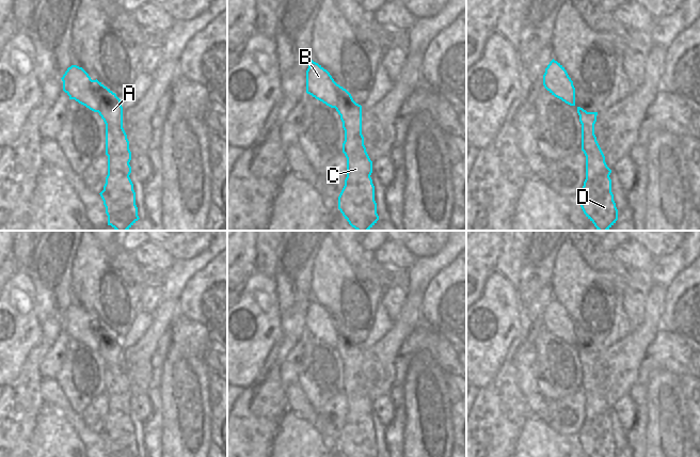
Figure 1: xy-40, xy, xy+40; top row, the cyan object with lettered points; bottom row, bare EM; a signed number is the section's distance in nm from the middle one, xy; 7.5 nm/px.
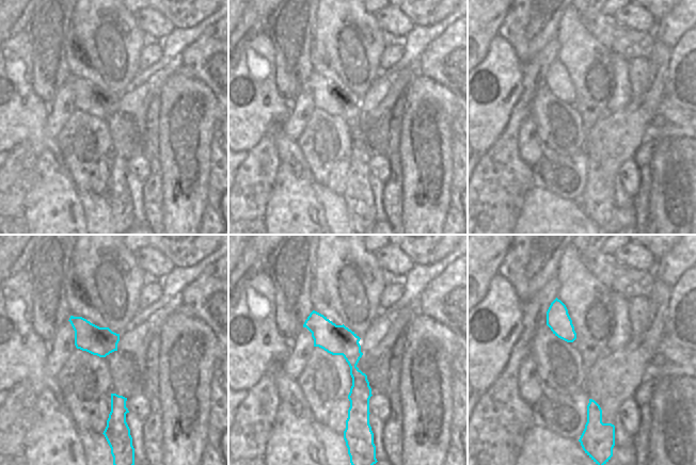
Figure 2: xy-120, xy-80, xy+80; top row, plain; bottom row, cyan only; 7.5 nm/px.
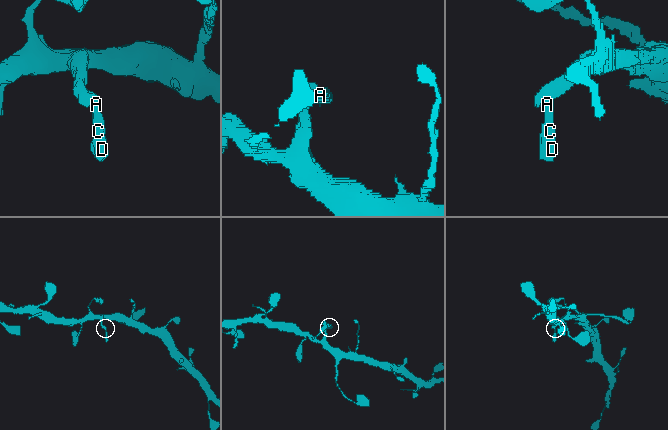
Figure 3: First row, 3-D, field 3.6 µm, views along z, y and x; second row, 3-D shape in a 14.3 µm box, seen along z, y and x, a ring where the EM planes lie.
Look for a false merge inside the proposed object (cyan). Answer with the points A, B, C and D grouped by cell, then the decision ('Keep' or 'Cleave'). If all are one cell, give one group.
Groups: A B C D. Keep.

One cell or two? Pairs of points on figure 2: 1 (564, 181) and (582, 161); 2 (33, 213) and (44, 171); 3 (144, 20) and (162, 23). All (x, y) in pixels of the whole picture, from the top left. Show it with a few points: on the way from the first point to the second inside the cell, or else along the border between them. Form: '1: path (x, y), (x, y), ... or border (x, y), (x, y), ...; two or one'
1: path (568, 176), (576, 166); one
2: path (44, 203), (44, 181); one
3: path (148, 20), (153, 23), (158, 23); one

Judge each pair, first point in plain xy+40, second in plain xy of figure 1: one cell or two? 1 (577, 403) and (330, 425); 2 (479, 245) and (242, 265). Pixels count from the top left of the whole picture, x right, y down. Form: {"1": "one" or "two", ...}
{"1": "one", "2": "one"}

